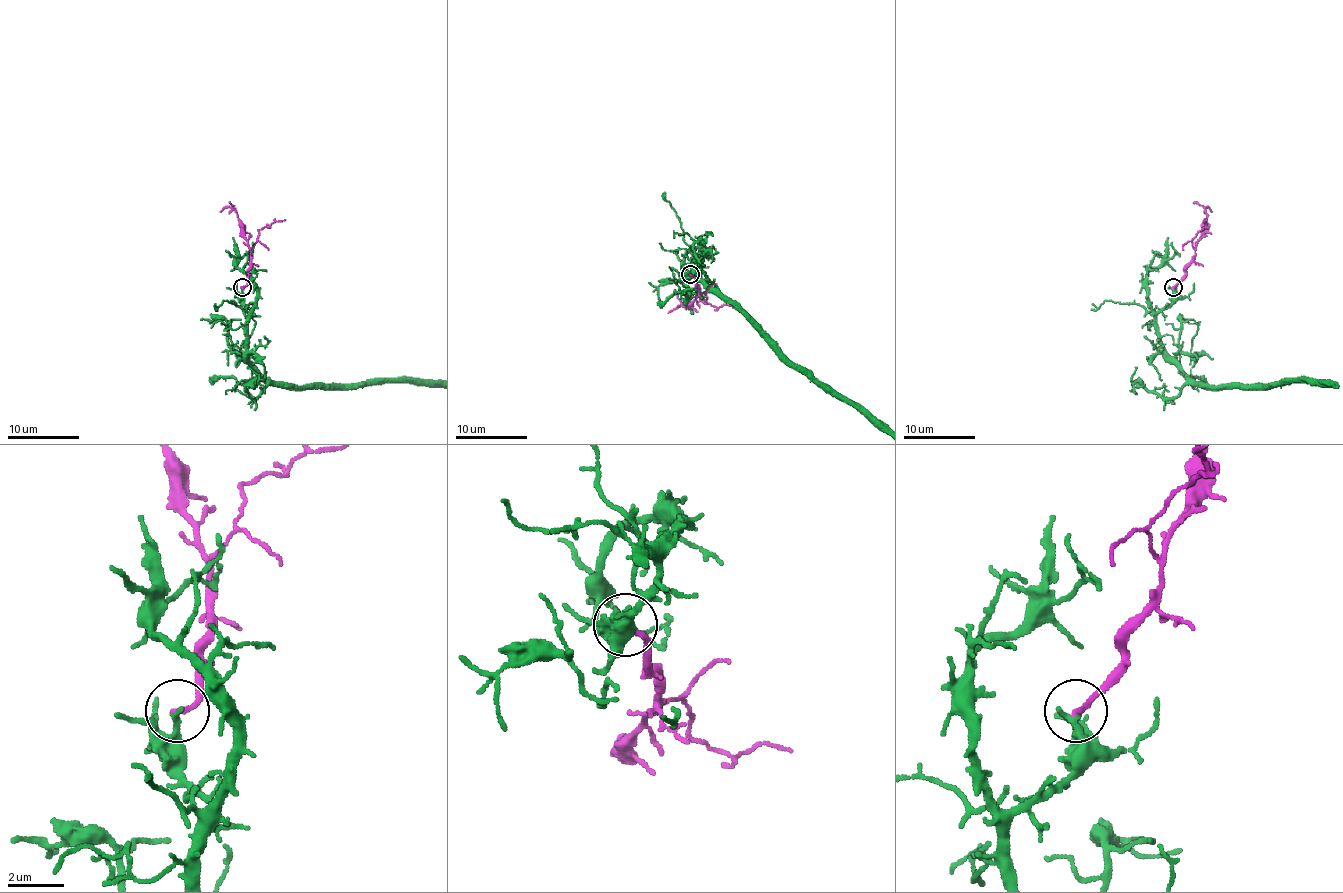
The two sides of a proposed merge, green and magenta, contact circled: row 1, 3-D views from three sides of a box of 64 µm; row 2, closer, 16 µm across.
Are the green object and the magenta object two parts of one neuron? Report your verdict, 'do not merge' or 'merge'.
do not merge

